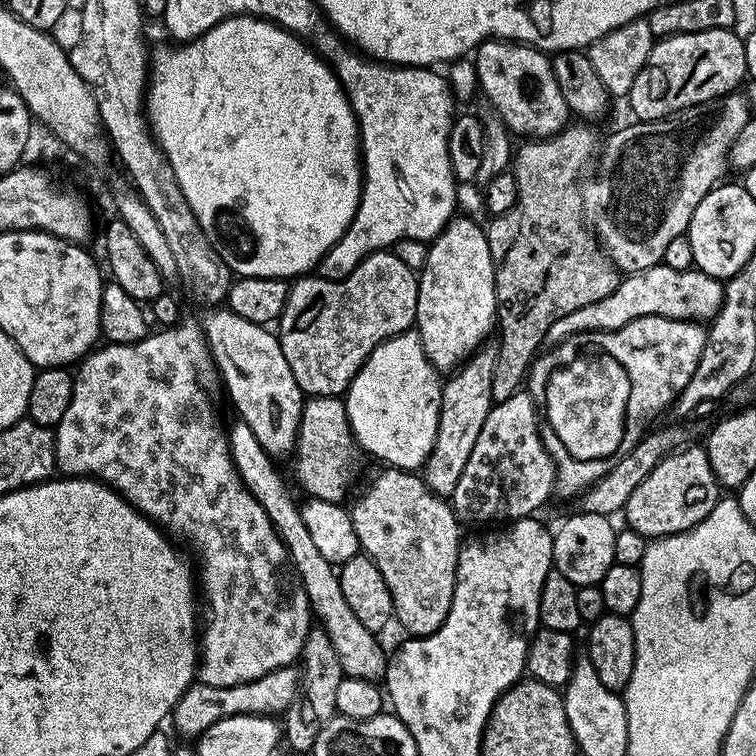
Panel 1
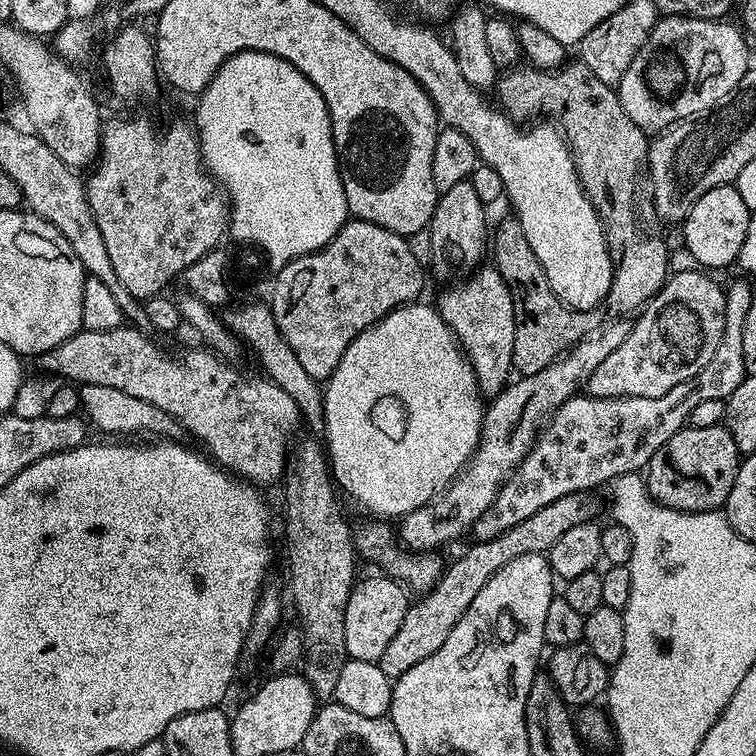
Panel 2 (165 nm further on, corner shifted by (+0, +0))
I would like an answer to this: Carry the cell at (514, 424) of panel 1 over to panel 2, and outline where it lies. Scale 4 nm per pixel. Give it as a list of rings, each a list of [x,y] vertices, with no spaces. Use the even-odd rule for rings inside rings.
[[[739,279],[732,285],[727,285],[724,294],[726,322],[722,330],[722,342],[718,342],[718,350],[714,350],[710,362],[706,362],[706,366],[702,366],[702,370],[698,370],[698,374],[694,374],[694,378],[678,382],[678,386],[674,386],[674,390],[666,390],[666,394],[662,394],[658,398],[589,396],[587,394],[571,396],[566,403],[560,405],[552,413],[540,435],[537,436],[536,445],[528,451],[524,461],[516,467],[516,471],[504,481],[503,486],[500,487],[500,493],[482,514],[482,518],[478,518],[472,524],[471,535],[476,540],[489,540],[510,530],[510,526],[518,526],[518,522],[530,518],[530,514],[534,514],[534,510],[542,510],[542,506],[550,506],[550,502],[558,502],[558,498],[564,498],[566,494],[591,493],[592,488],[598,487],[599,484],[611,485],[617,476],[625,476],[631,472],[639,473],[641,470],[647,469],[650,458],[654,458],[654,454],[658,454],[658,450],[662,450],[662,446],[666,446],[666,442],[670,442],[670,438],[674,438],[674,434],[679,428],[688,424],[690,410],[694,410],[694,406],[711,400],[728,400],[730,394],[734,394],[734,390],[738,390],[738,386],[742,386],[745,376],[748,375],[746,358],[742,352],[742,330],[746,326],[746,314],[750,310],[754,292],[748,285],[751,283],[747,279]]]

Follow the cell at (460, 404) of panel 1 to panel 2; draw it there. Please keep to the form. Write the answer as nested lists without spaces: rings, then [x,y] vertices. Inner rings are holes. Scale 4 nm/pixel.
[[[494,266],[484,267],[477,267],[471,274],[460,278],[465,280],[442,289],[440,297],[434,300],[434,307],[440,317],[452,327],[460,347],[464,349],[465,356],[472,364],[481,397],[495,398],[509,383],[508,375],[513,375],[514,372],[512,355],[516,303],[510,294],[510,286],[506,286],[506,278],[502,278],[500,271]]]

